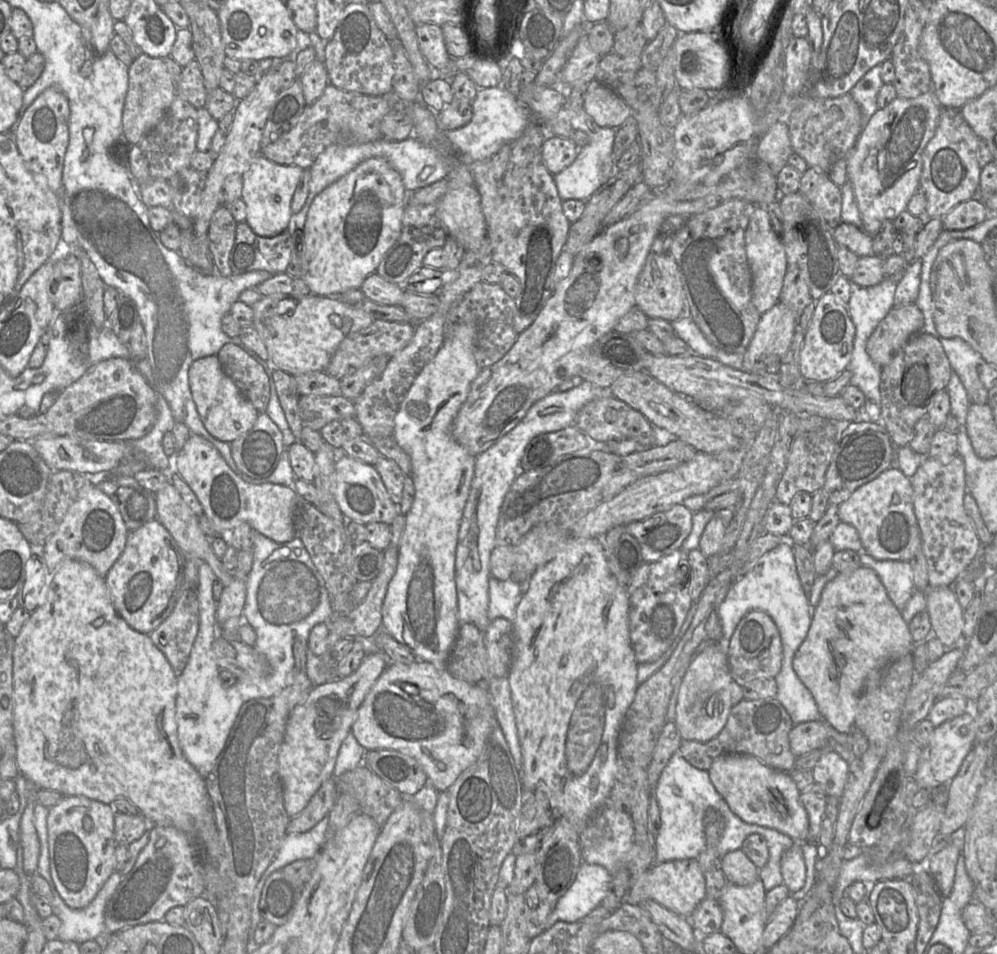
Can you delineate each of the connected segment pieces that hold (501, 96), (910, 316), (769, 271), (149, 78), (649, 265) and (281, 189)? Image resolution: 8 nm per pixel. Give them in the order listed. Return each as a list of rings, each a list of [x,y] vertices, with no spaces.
[[[503,87],[479,88],[472,101],[472,118],[465,126],[444,131],[454,153],[467,165],[490,159],[504,144],[518,139],[531,122],[531,111]]]
[[[915,303],[893,306],[867,340],[867,354],[882,368],[923,327],[924,315]]]
[[[755,206],[745,230],[745,250],[752,274],[752,303],[762,315],[779,302],[788,264],[780,235],[773,230],[765,207]]]
[[[145,53],[134,59],[128,68],[128,91],[122,115],[123,135],[128,143],[139,143],[162,120],[175,96],[176,86],[164,59]]]
[[[650,252],[641,270],[635,288],[635,303],[649,318],[673,322],[687,313],[687,300],[681,275],[674,257],[668,253]]]
[[[258,155],[242,174],[242,199],[246,204],[246,222],[261,237],[277,236],[291,227],[291,202],[304,169],[296,165],[281,165]]]

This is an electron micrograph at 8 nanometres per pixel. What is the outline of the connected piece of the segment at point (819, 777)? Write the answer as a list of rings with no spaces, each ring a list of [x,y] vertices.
[[[826,749],[813,770],[814,783],[818,784],[828,797],[841,798],[848,780],[849,764],[833,749]]]

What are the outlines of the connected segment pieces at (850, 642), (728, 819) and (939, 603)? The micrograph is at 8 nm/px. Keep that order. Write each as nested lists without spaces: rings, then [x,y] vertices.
[[[860,566],[851,572],[839,573],[824,586],[819,604],[812,609],[808,634],[793,658],[793,669],[812,694],[822,718],[838,732],[850,734],[865,686],[877,684],[887,666],[912,653],[914,647],[908,625],[888,597],[878,575],[871,568]]]
[[[679,750],[676,751],[673,754],[673,756],[669,760],[668,764],[666,765],[666,767],[662,771],[661,776],[660,776],[657,784],[653,789],[653,795],[656,797],[656,800],[658,802],[658,805],[659,805],[659,808],[660,808],[660,818],[661,818],[661,827],[660,827],[656,837],[655,837],[655,849],[656,849],[655,863],[660,864],[660,863],[664,863],[664,862],[667,862],[667,861],[673,861],[673,860],[697,859],[698,864],[700,866],[700,869],[701,869],[701,871],[702,871],[702,873],[705,877],[705,881],[706,881],[706,897],[716,900],[716,899],[719,899],[719,897],[721,895],[721,892],[722,892],[722,889],[727,883],[726,877],[725,877],[725,875],[723,873],[723,870],[722,870],[721,858],[725,854],[727,854],[728,852],[741,849],[744,840],[750,834],[758,833],[758,834],[761,834],[762,836],[765,837],[767,845],[768,845],[768,849],[769,849],[768,862],[759,871],[759,877],[761,878],[761,880],[763,882],[764,889],[767,892],[767,891],[773,889],[774,887],[777,887],[781,884],[784,884],[783,877],[782,877],[782,874],[781,874],[781,857],[782,857],[783,853],[786,852],[788,849],[790,849],[794,844],[801,843],[801,842],[797,842],[794,839],[792,839],[791,837],[789,837],[788,835],[786,835],[784,833],[781,833],[781,832],[775,830],[775,829],[766,828],[766,827],[762,827],[762,826],[758,826],[758,825],[754,825],[754,824],[748,824],[748,823],[745,823],[744,821],[742,821],[737,815],[735,815],[730,810],[730,808],[729,808],[728,804],[726,803],[726,801],[717,792],[717,790],[715,789],[714,785],[712,784],[712,782],[710,780],[708,771],[700,770],[700,769],[694,767],[693,765],[691,765],[682,756],[681,752]]]
[[[951,586],[929,588],[926,592],[926,611],[929,614],[932,636],[938,638],[946,648],[952,648],[962,642],[964,609],[958,602]]]

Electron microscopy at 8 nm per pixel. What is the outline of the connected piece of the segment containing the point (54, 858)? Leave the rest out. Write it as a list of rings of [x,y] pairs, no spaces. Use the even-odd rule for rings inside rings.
[[[63,796],[47,817],[50,874],[55,888],[71,909],[90,904],[115,872],[115,810],[85,796]]]

